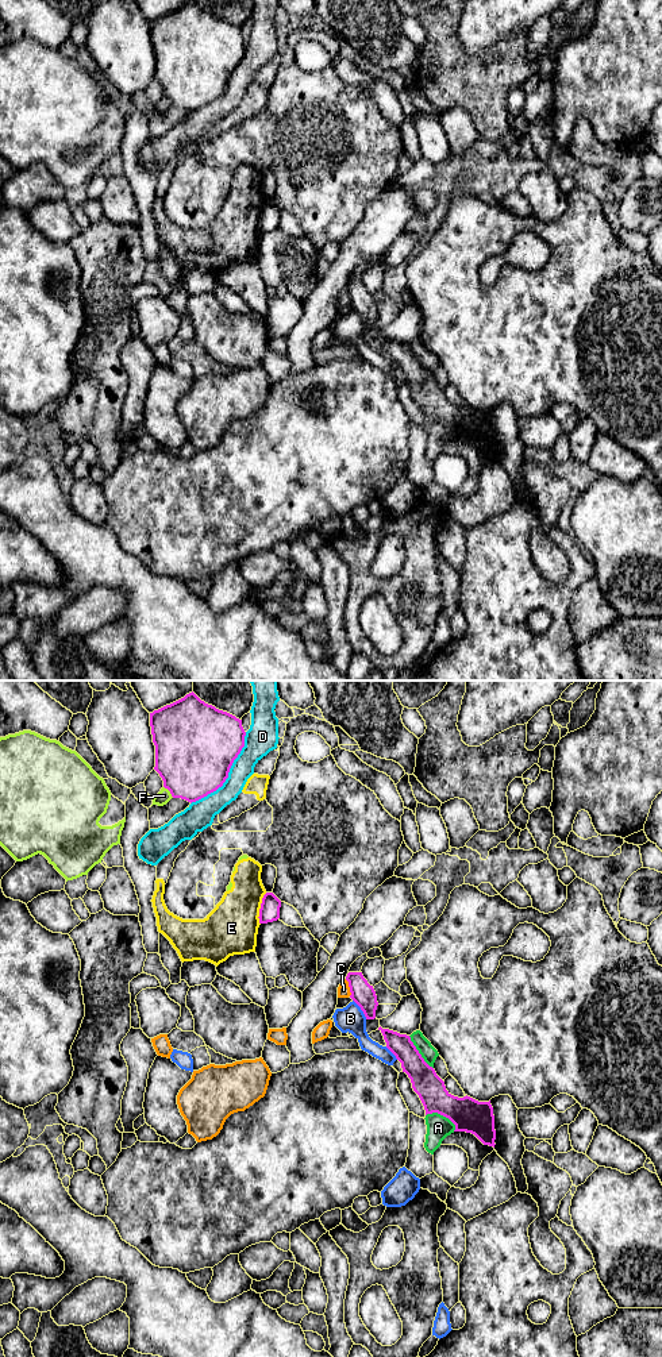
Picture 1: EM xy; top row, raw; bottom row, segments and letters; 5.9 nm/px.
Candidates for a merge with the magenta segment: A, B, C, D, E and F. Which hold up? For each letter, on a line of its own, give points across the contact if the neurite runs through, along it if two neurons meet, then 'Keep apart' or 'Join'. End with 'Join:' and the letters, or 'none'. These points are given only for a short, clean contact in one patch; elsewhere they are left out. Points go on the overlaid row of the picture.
A: Keep apart
B: Keep apart
C: Keep apart
D: Keep apart
E: Keep apart
F: Keep apart
Join: none

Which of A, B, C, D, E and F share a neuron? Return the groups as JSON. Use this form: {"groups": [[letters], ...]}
{"groups": [["A"], ["B"], ["C"], ["D"], ["E", "F"]]}

